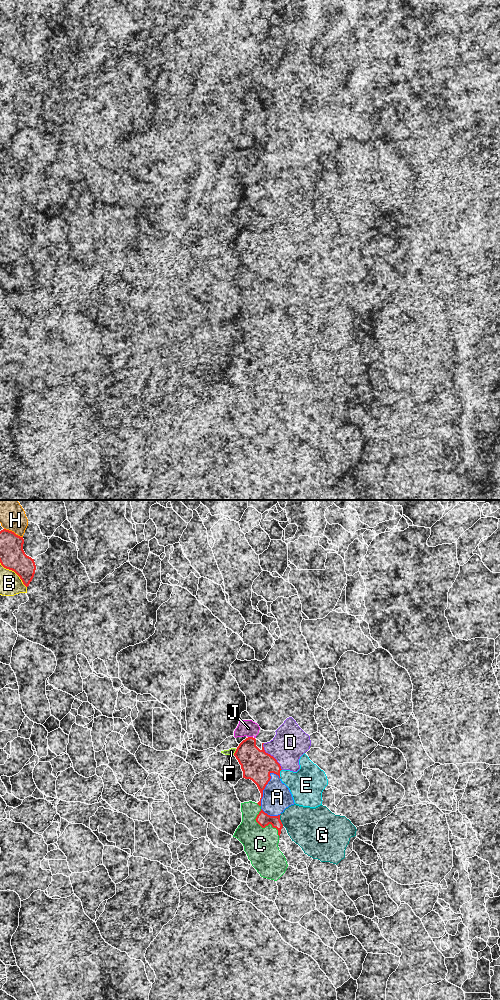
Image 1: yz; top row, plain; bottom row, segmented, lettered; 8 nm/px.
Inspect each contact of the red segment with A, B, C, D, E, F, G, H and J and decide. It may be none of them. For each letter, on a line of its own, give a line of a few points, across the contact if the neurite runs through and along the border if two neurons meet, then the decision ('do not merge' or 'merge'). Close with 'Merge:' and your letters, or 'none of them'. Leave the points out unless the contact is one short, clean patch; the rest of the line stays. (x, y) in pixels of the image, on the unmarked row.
A: do not merge
B: do not merge
C: do not merge
D: do not merge
E: do not merge
F: do not merge
G: do not merge
H: do not merge
J: do not merge
Merge: none of them

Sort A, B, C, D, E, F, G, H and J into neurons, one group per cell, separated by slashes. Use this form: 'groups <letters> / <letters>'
groups A / B / C / D / E / F J / G / H

